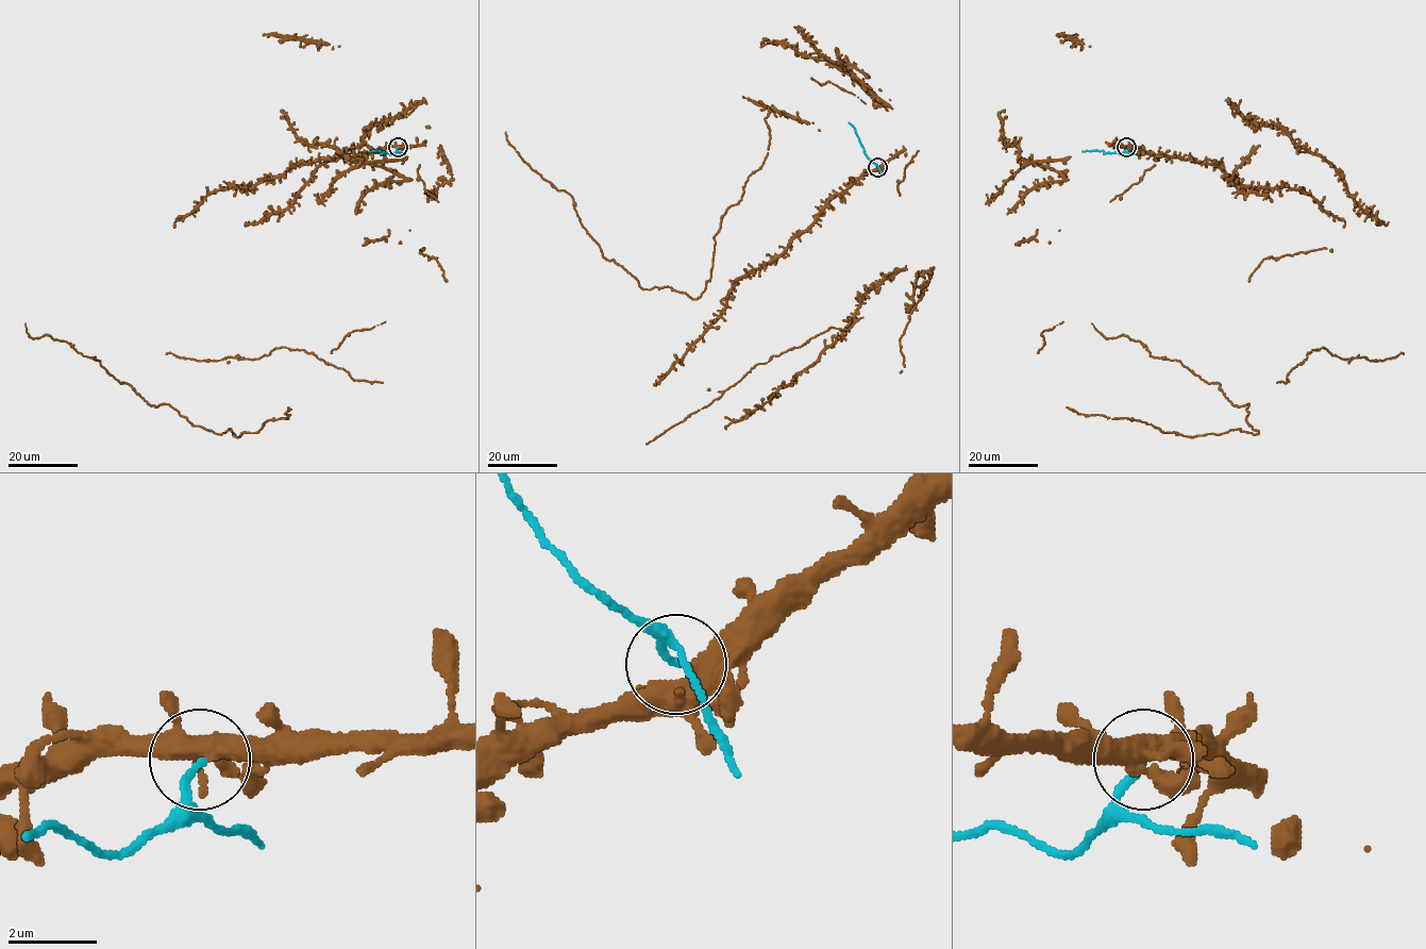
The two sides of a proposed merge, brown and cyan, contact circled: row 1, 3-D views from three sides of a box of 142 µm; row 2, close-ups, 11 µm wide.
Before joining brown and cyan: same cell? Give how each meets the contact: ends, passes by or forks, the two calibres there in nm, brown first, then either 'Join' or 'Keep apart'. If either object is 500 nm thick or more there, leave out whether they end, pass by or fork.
At the ring brown forks. At the ring cyan ends. Thickness 360 nm (brown) against 150 nm. Keep apart

